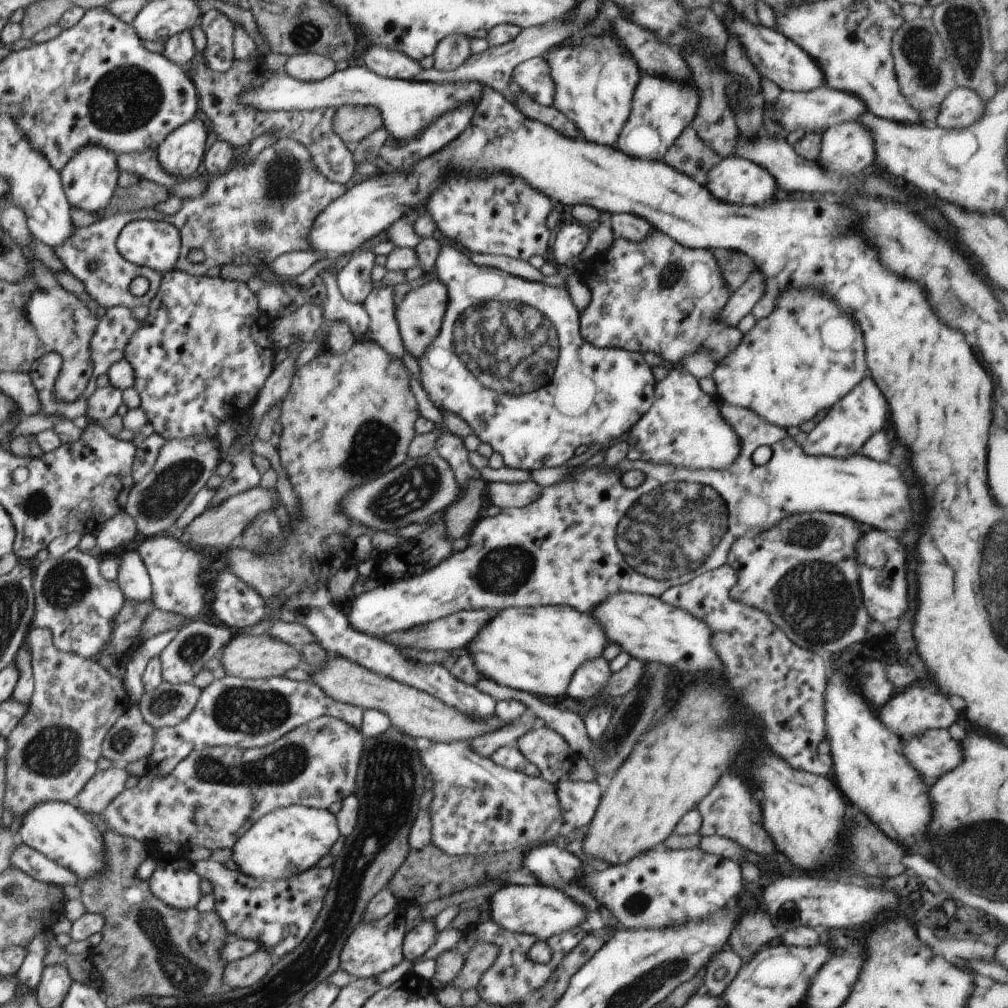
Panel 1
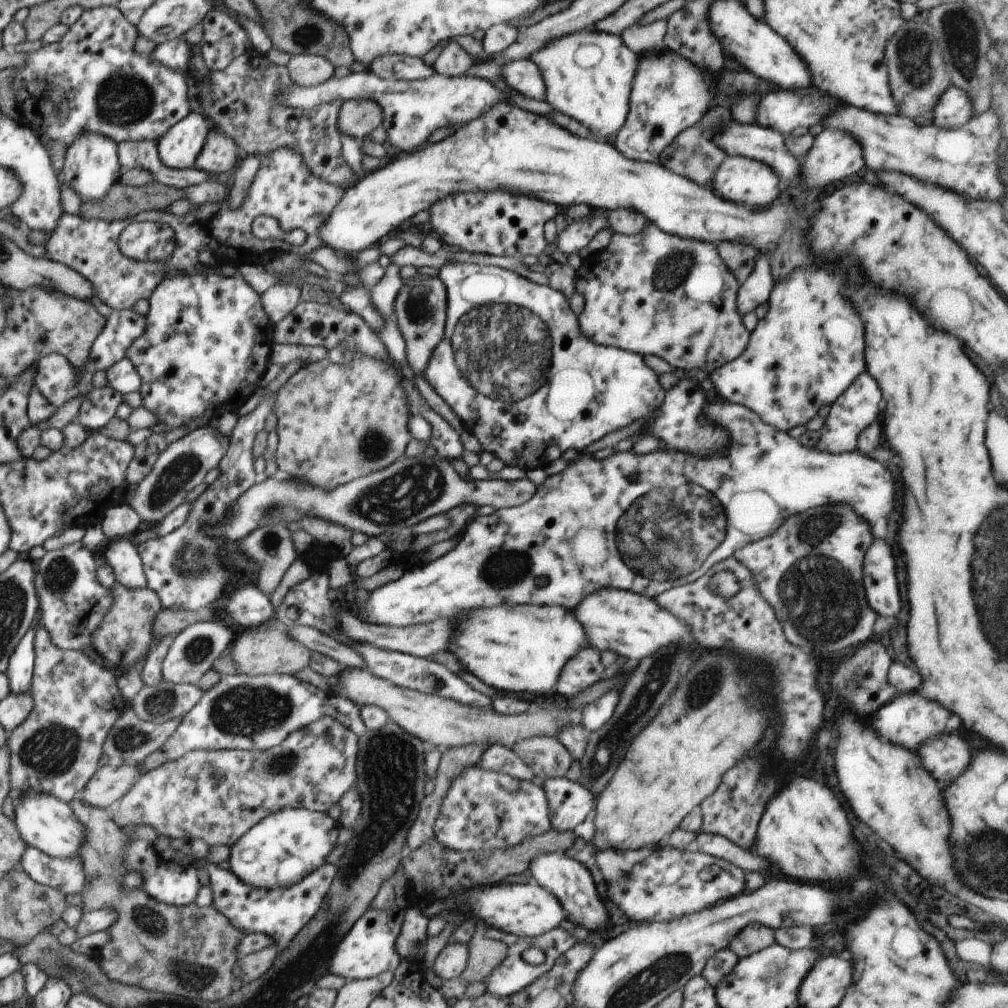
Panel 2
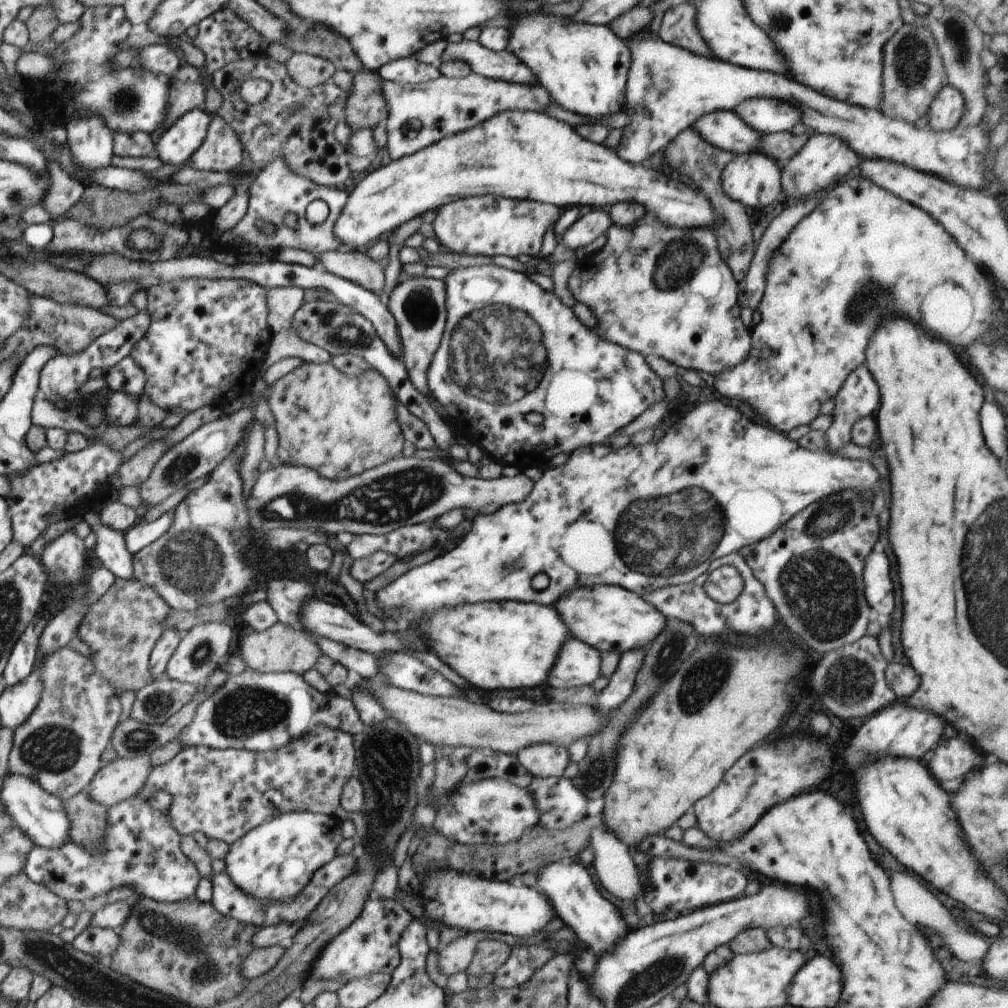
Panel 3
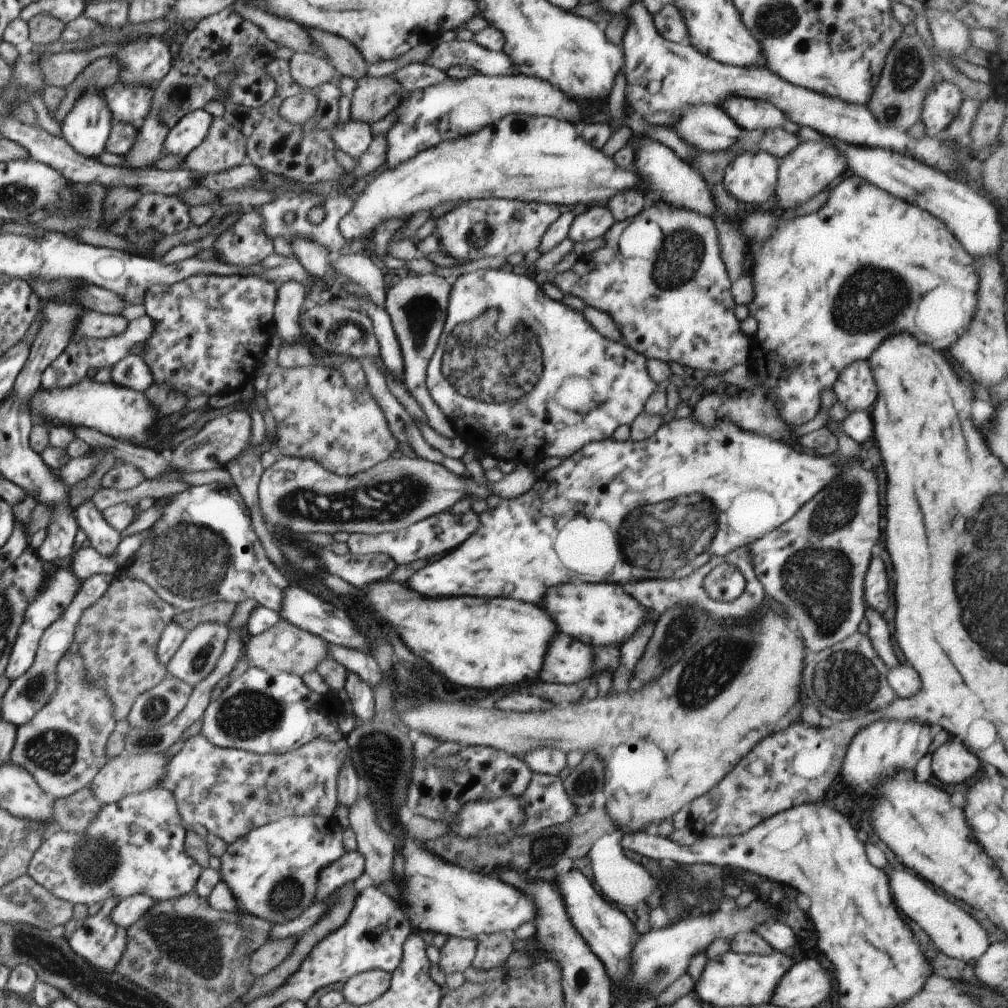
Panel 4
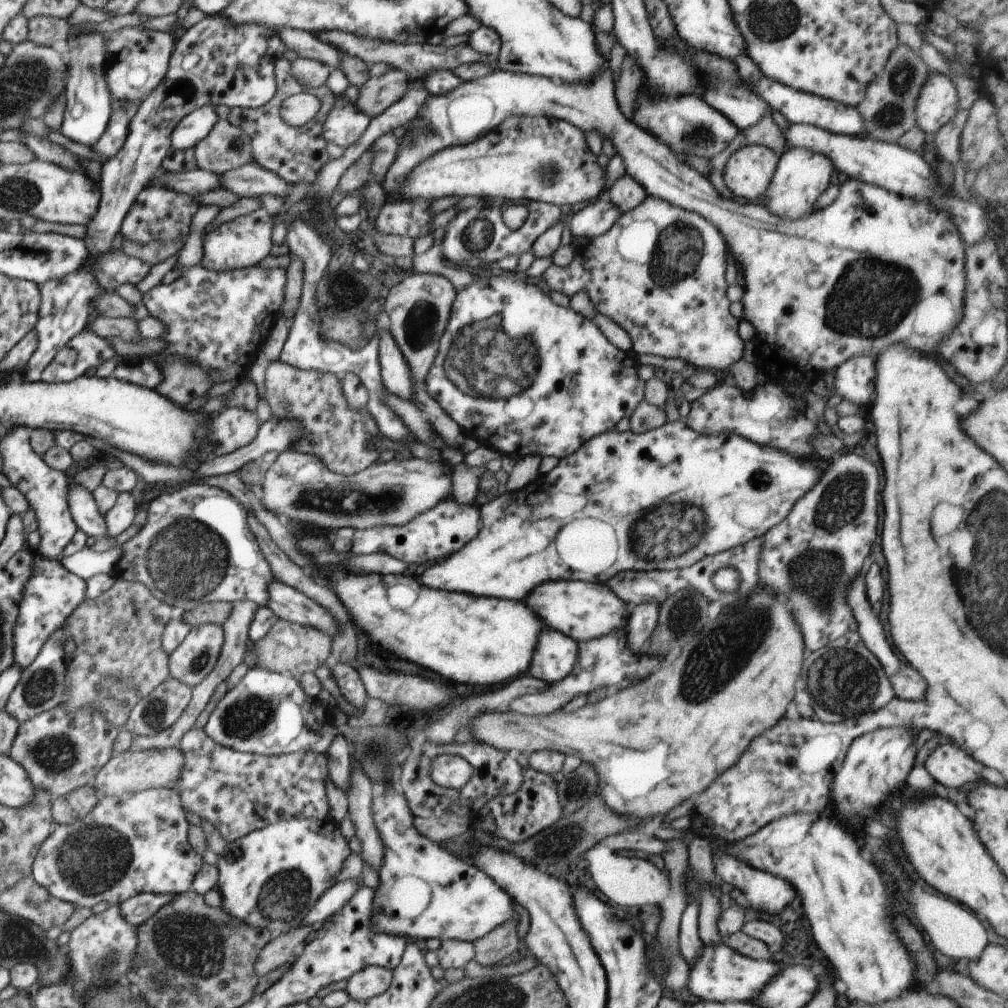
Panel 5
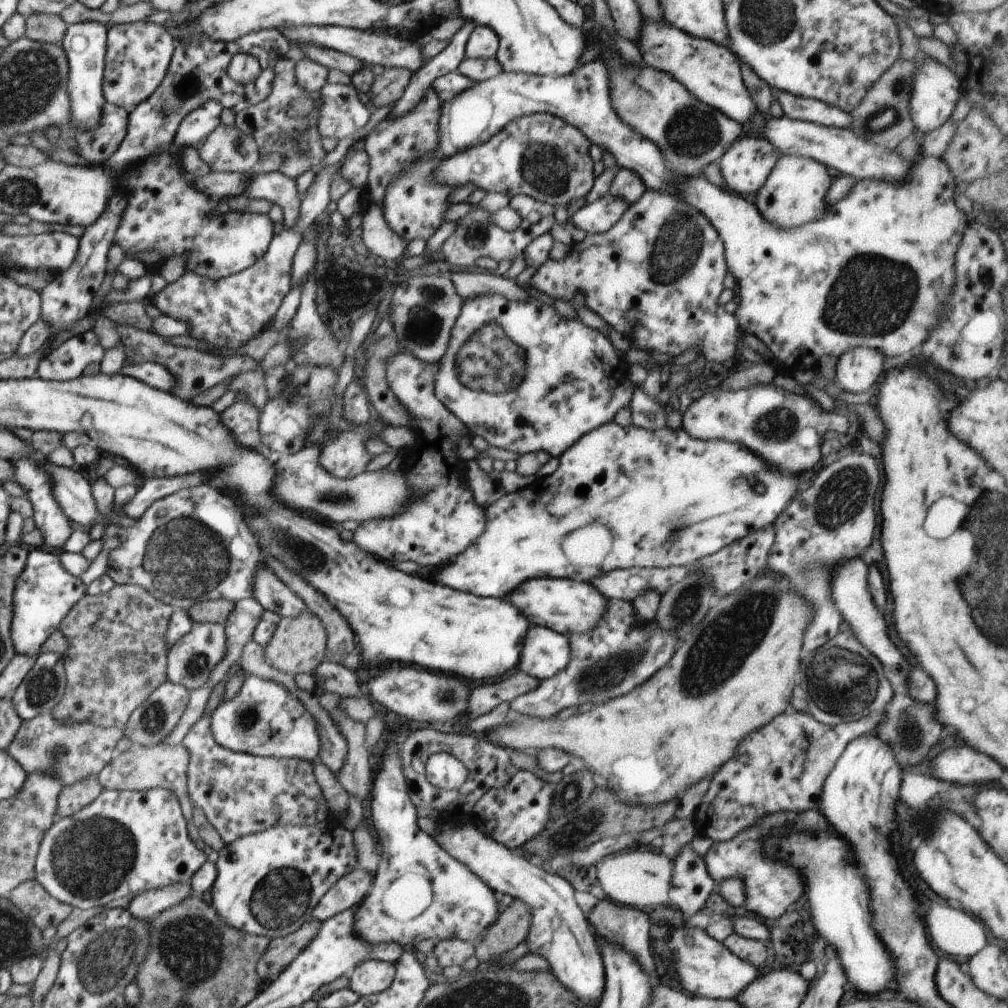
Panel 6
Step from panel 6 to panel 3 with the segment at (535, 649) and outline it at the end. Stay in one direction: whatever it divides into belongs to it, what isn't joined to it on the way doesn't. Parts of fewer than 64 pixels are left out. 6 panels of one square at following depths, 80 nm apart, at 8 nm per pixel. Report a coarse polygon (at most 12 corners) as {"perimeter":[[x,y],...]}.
{"perimeter":[[576,637],[560,647],[548,682],[591,685],[600,651]]}

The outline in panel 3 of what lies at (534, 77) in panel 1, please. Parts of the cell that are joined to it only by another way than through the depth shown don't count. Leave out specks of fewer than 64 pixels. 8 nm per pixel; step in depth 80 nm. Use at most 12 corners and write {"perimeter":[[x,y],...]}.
{"perimeter":[[449,42],[441,60],[491,79],[529,85],[533,72],[510,50]]}

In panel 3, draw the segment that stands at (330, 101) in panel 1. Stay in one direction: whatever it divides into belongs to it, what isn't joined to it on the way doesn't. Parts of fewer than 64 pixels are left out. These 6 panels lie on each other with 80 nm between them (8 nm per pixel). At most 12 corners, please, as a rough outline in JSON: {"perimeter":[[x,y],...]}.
{"perimeter":[[474,72],[383,80],[392,161],[511,110],[556,104],[540,83]]}

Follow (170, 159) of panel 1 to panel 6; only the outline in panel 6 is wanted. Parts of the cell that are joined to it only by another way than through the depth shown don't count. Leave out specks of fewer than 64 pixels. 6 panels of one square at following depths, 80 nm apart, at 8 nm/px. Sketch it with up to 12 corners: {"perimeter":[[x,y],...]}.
{"perimeter":[[210,99],[184,117],[174,144],[198,147],[220,126],[223,106]]}

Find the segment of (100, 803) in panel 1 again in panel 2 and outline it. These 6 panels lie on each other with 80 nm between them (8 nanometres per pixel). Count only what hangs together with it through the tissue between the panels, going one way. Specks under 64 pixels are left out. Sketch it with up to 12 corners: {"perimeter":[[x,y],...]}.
{"perimeter":[[138,765],[100,767],[79,797],[112,809],[142,775]]}

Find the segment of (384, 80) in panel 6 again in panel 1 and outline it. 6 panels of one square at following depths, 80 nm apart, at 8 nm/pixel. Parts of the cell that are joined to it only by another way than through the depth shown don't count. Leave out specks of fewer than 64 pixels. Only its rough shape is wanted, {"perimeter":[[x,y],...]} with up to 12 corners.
{"perimeter":[[372,105],[336,109],[333,129],[353,147],[383,126]]}

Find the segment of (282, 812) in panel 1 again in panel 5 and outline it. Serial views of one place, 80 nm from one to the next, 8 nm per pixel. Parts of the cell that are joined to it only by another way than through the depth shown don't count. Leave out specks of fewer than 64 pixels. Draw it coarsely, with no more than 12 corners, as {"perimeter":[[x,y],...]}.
{"perimeter":[[332,816],[227,843],[220,908],[301,927],[352,854]]}

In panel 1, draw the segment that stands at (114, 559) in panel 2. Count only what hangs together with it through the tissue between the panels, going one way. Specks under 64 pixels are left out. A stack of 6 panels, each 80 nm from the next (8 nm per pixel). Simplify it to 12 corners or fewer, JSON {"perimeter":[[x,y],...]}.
{"perimeter":[[125,548],[116,582],[136,602],[152,600],[152,583],[139,552]]}

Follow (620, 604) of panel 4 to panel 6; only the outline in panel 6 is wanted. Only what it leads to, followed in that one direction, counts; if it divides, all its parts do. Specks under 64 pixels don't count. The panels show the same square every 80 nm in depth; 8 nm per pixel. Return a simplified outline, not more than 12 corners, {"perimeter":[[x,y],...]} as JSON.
{"perimeter":[[525,580],[504,600],[530,624],[589,631],[609,607],[590,583]]}

